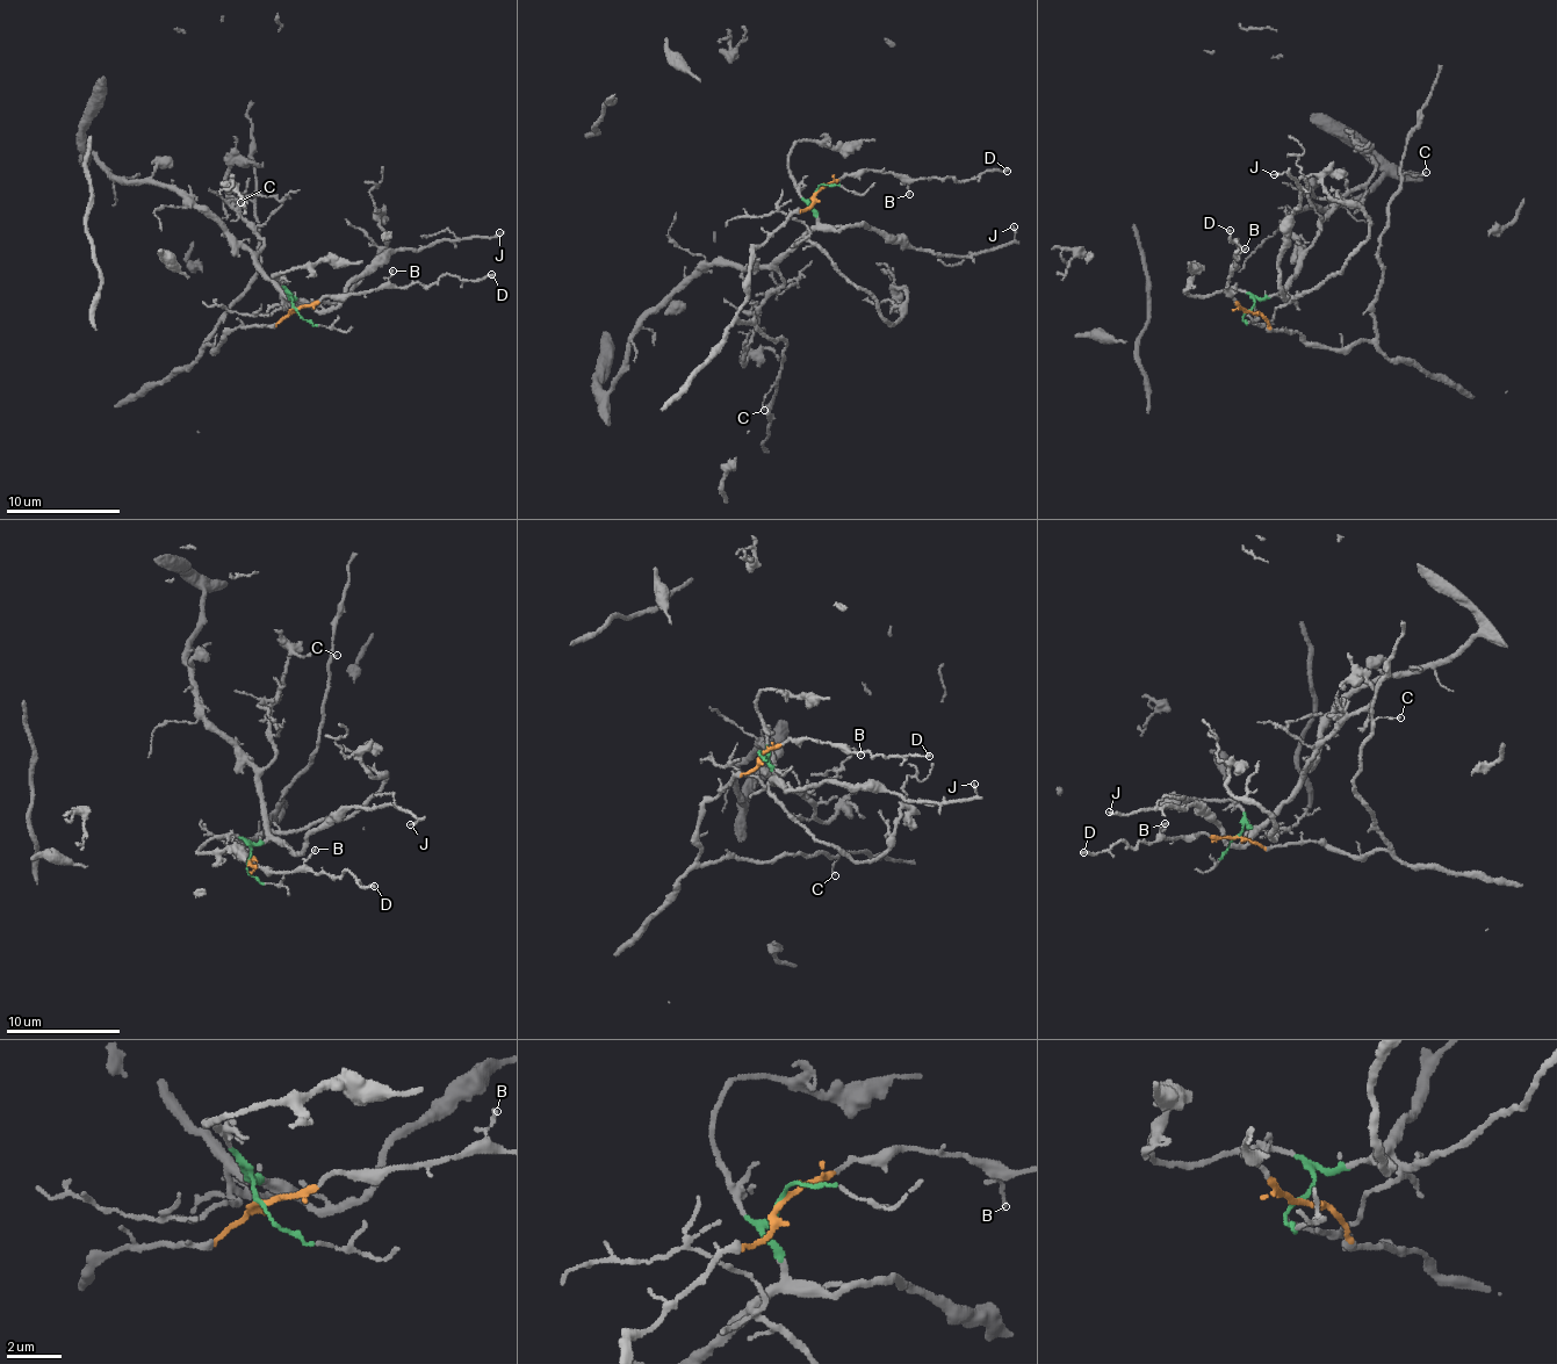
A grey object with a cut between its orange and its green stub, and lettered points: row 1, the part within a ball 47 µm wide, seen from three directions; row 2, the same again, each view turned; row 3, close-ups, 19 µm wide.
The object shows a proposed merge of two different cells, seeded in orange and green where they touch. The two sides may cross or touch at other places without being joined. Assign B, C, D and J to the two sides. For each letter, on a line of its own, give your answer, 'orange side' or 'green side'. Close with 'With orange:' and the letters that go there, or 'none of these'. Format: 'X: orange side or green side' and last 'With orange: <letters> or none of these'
B: orange side
C: orange side
D: orange side
J: green side
With orange: B, C, D

